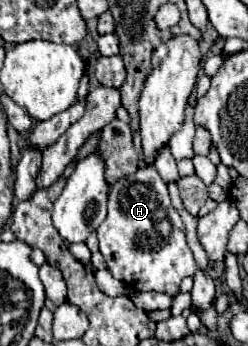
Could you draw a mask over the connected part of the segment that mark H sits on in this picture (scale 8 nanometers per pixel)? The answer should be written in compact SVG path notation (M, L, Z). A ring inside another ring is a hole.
M153 165L139 167L137 173L117 181L109 189L107 219L99 225L97 237L107 269L125 285L139 285L135 291L161 291L175 297L179 293L181 279L197 271L197 263L185 241L183 221L175 207L171 207L167 183L157 175ZM165 221L171 227L169 233L159 229Z

